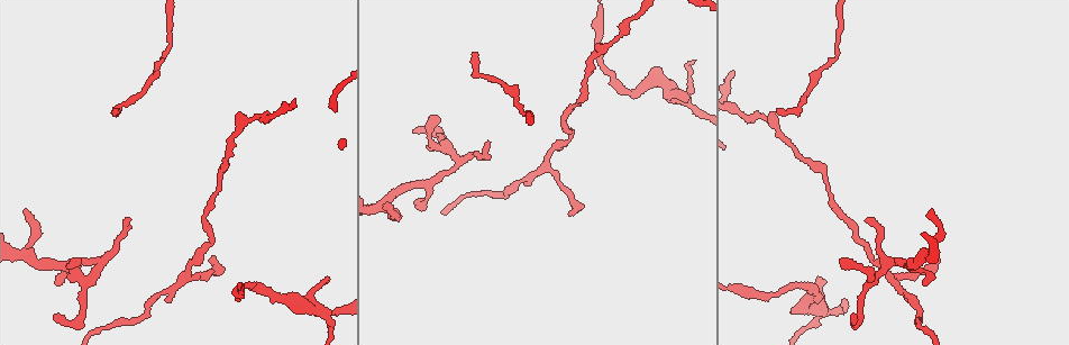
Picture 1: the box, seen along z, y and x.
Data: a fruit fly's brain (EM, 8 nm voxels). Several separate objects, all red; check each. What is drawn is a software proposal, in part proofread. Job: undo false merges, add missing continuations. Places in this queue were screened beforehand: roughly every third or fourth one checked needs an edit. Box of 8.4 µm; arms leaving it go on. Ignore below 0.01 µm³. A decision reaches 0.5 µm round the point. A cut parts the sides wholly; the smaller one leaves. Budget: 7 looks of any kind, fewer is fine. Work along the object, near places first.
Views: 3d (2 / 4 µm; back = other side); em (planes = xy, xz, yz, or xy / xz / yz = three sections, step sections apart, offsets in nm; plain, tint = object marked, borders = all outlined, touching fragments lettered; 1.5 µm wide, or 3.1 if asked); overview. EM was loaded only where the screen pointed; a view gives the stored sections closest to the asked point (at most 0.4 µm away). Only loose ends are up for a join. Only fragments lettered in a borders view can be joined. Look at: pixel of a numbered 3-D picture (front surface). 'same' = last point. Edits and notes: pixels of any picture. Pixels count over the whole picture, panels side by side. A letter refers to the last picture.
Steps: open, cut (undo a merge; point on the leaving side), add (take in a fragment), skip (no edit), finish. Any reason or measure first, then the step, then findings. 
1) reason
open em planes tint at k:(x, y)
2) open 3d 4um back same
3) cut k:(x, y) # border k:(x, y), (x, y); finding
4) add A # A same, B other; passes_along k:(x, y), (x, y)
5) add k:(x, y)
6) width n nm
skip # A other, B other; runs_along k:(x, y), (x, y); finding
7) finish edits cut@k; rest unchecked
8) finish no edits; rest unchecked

thin end
open 3d 4um at 1:(572, 215)

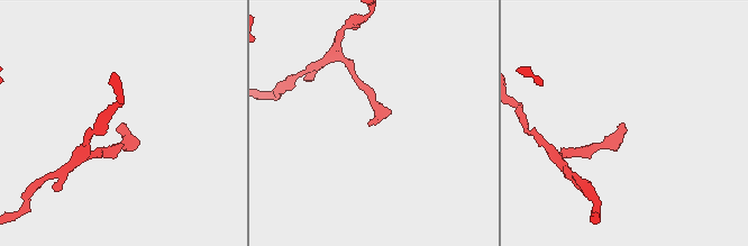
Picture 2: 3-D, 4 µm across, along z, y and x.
need the tissue
open em planes tint at 2:(121, 125)

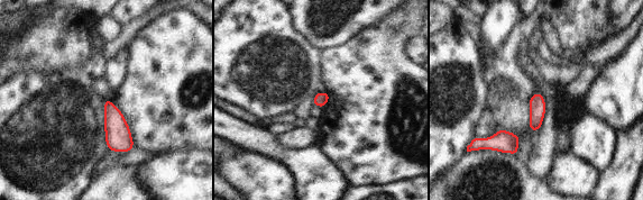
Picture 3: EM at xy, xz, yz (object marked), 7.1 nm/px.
what lies round it
open em planes borders same

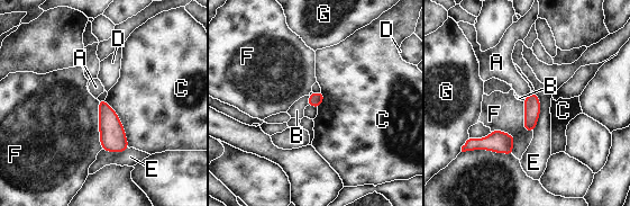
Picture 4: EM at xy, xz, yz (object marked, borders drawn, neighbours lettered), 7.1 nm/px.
width 100 nm
skip # A other, B other, C other, D other, E other, F other, G other; border 4:(309, 96), (307, 105); no lettered fragment goes on from it

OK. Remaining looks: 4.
branch point
open 3d 2um at 1:(64, 263)

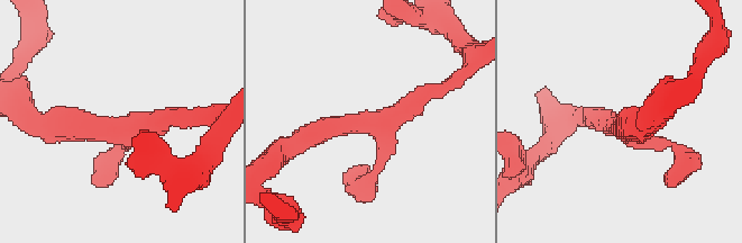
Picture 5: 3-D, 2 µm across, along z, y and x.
now the EM
open em planes plain at 5:(126, 129)

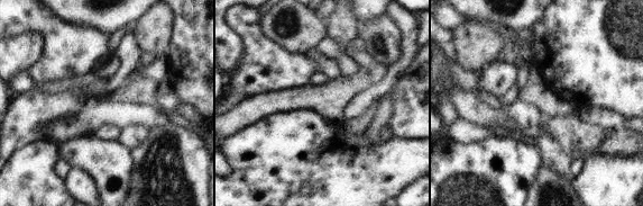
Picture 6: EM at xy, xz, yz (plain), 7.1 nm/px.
open em planes borders same

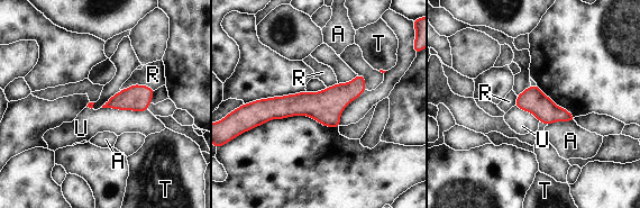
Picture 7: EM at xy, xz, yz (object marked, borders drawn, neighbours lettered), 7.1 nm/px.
width 120 nm
skip # A other, R other, T other, U other; border 7:(102, 107), (120, 110), (147, 110); one neuron here

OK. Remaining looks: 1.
finish no edits; rest unchecked

